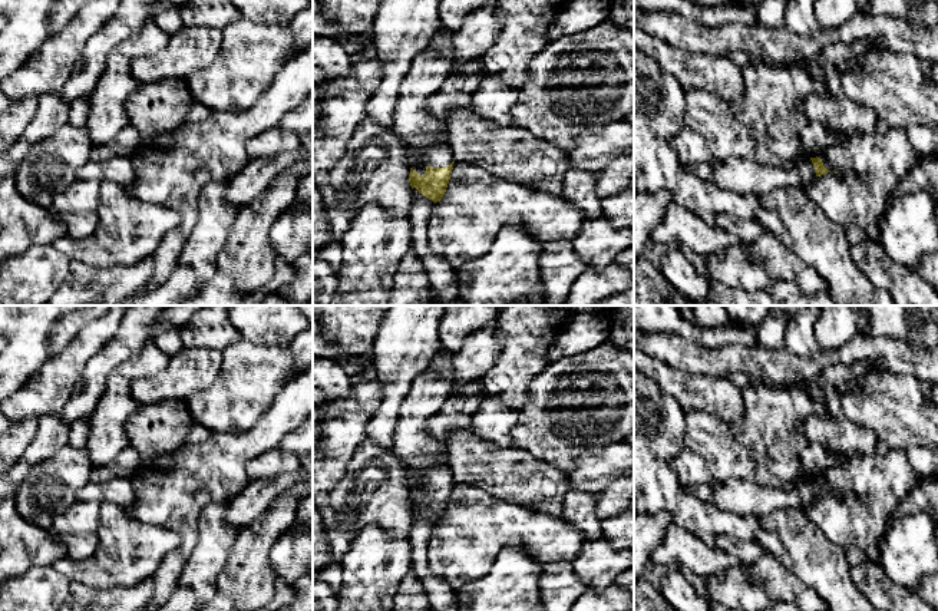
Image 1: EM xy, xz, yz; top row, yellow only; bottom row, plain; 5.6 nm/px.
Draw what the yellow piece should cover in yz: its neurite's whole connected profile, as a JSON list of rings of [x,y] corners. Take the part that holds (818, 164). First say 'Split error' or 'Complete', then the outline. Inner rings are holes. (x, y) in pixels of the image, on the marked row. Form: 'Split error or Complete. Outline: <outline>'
Split error. Outline: [[[818,156],[809,158],[796,168],[776,168],[753,161],[730,159],[714,169],[711,184],[739,195],[762,196],[777,188],[807,186],[818,176],[828,172],[830,171],[823,166],[822,159]]]

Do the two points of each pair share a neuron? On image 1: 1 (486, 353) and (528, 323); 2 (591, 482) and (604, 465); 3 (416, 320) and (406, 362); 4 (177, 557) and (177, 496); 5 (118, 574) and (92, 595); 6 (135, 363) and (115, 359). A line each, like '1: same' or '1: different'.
1: different
2: same
3: same
4: same
5: different
6: different

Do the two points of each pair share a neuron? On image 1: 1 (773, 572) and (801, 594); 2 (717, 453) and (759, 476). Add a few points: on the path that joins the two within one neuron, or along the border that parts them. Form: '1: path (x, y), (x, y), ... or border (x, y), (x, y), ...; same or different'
1: path (780, 580), (793, 590); same
2: path (727, 459), (749, 471); same

